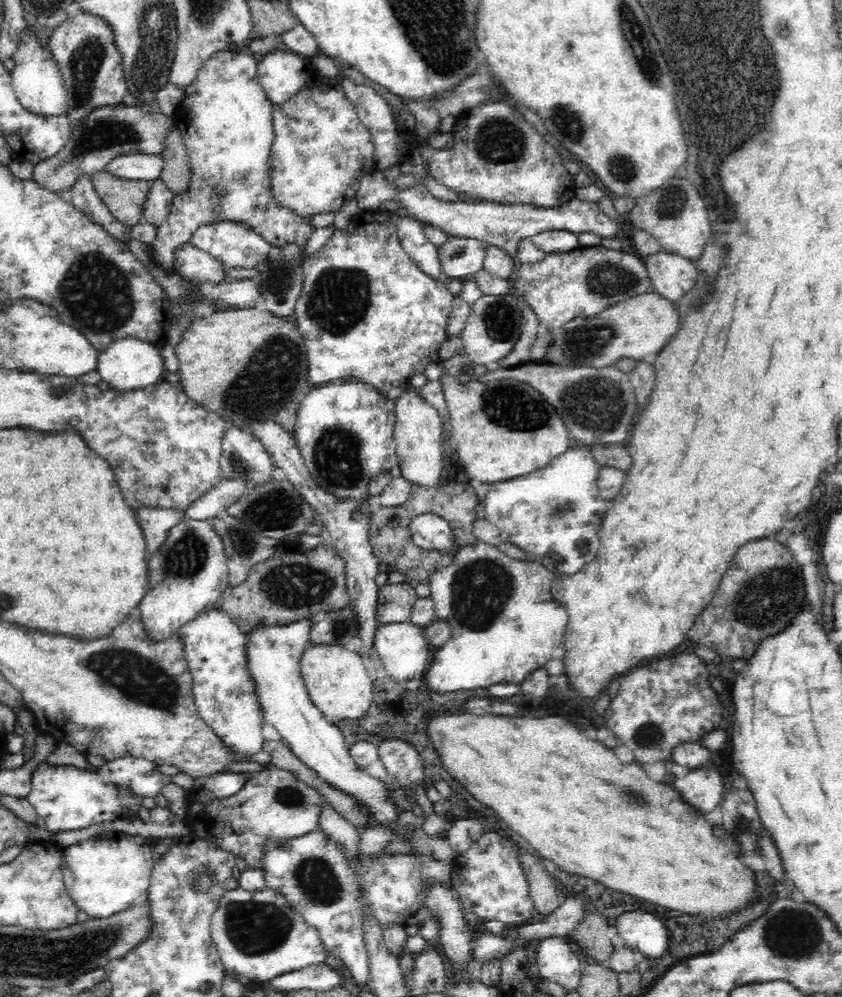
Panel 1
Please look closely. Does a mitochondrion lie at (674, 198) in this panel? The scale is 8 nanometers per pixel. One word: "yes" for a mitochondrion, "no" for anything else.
yes

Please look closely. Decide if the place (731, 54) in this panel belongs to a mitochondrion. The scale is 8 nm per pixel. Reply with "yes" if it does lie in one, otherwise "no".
yes

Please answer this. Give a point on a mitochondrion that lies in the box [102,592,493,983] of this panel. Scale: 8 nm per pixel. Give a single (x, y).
(253, 928)

